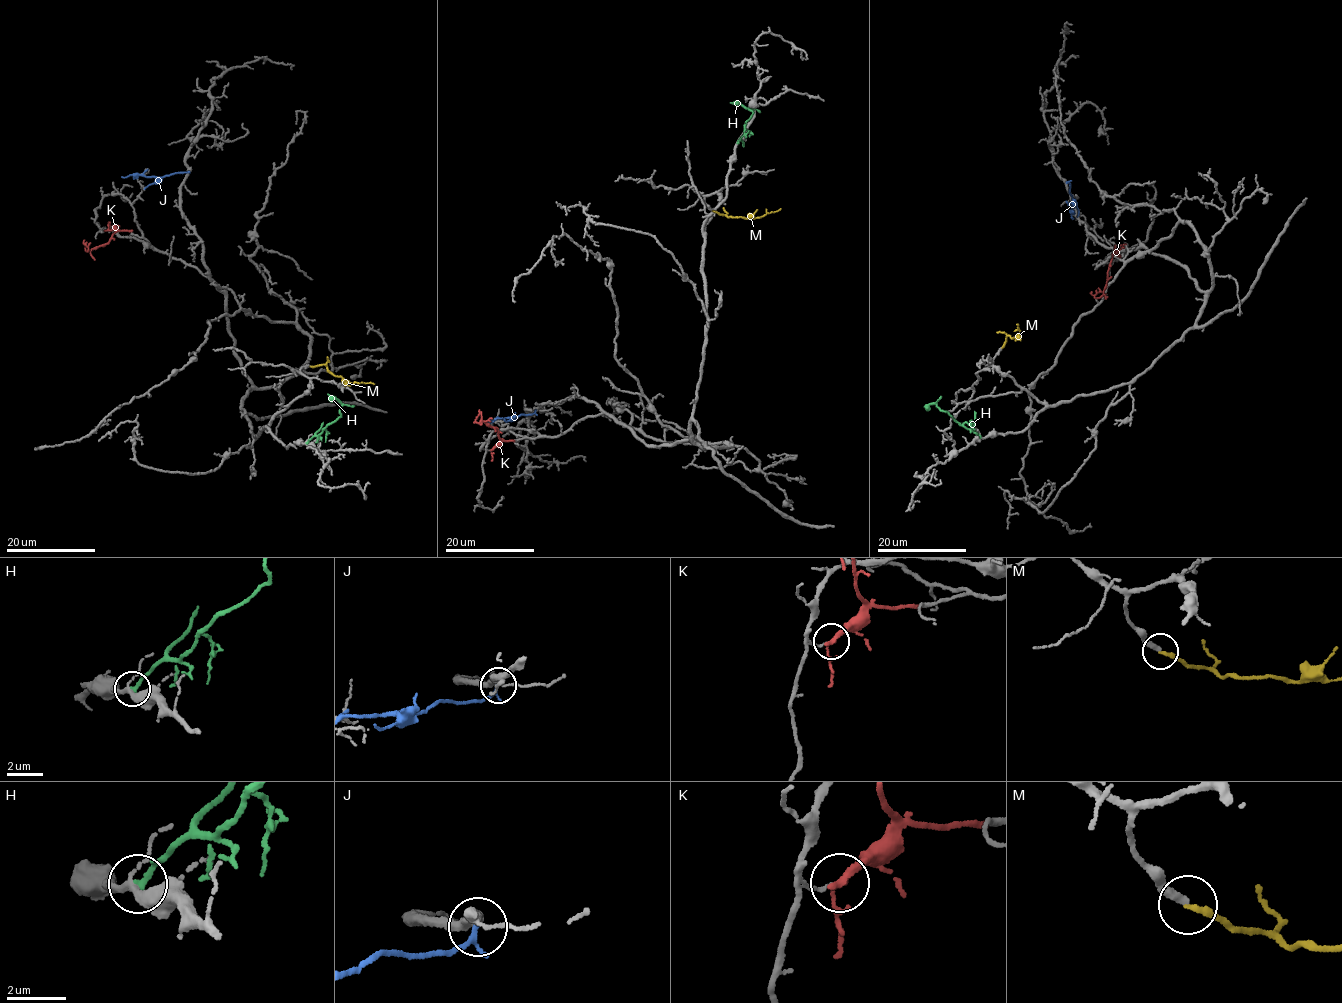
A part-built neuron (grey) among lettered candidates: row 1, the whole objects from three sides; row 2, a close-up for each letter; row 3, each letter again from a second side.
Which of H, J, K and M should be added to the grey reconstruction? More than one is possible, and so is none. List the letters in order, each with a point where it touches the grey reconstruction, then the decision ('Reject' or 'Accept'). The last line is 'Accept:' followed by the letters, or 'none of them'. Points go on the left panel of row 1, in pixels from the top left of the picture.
H: Touches grey at (306, 443). Reject
J: Touches grey at (189, 172). Reject
K: Touches grey at (107, 229). Reject
M: Touches grey at (310, 366). Accept
Accept: M

